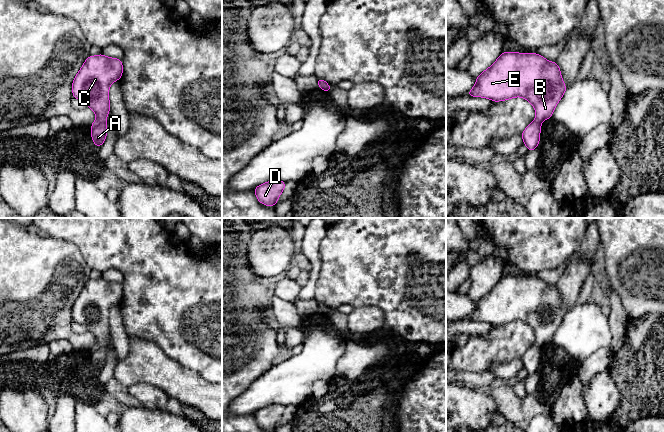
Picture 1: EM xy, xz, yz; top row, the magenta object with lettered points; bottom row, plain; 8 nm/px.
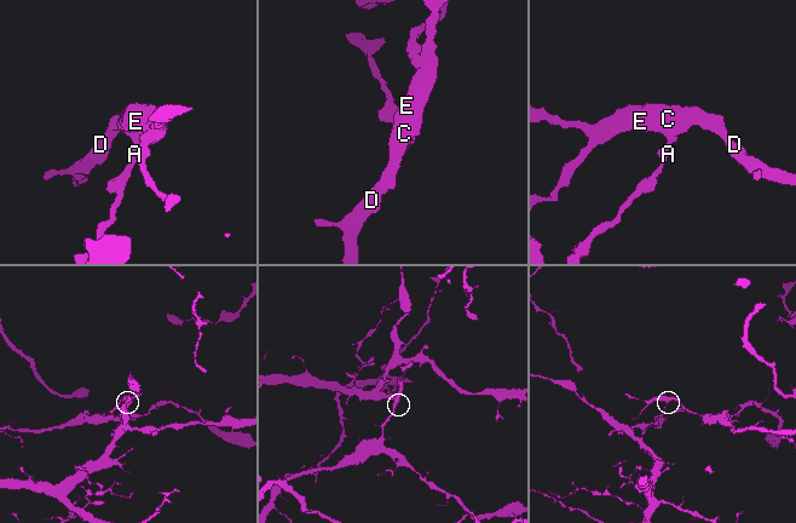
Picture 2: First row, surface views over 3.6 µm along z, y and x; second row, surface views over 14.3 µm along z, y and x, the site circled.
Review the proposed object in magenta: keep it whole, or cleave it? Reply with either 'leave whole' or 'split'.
split

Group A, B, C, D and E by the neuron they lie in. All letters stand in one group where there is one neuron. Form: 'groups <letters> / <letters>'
groups A / B C D E

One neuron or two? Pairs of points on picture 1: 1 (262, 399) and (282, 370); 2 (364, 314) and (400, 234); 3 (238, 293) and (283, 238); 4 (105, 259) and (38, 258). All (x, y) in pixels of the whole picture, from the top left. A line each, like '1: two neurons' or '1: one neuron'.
1: one neuron
2: two neurons
3: two neurons
4: two neurons

